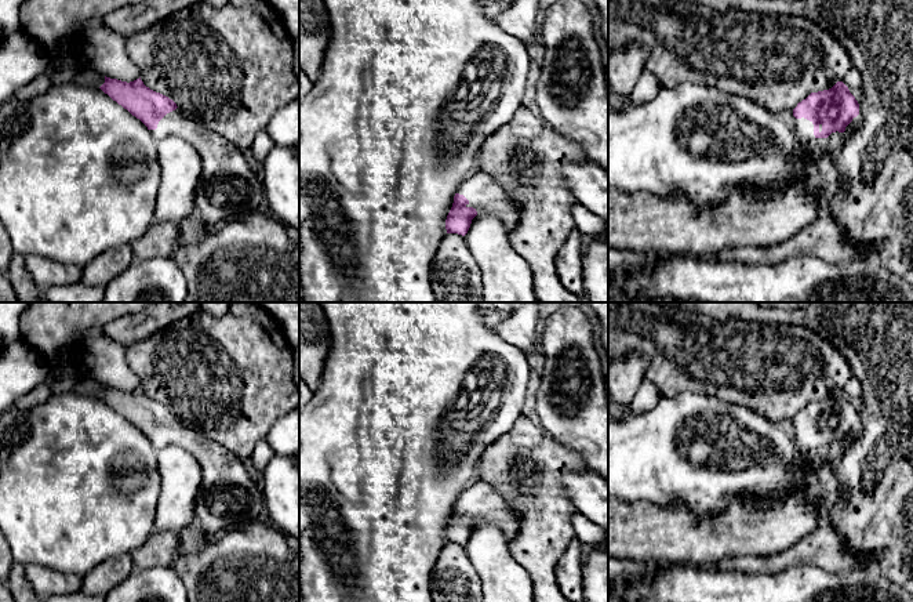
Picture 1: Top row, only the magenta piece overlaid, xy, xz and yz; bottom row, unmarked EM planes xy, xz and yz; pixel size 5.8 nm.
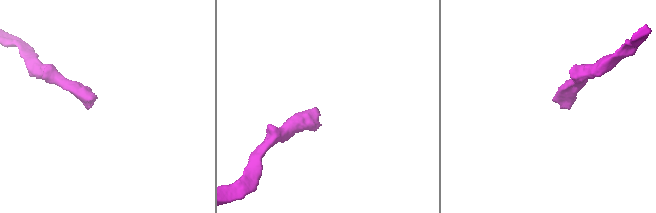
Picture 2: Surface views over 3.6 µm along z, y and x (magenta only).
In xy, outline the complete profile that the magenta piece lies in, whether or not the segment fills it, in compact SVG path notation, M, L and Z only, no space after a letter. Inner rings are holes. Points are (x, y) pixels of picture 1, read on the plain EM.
M105 385L99 398L139 428L157 452L178 445L197 458L203 480L194 522L207 536L217 537L265 518L262 487L248 463L182 424L172 409L146 396L141 387L127 392Z

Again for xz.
M474 479L456 498L445 529L447 543L465 545L477 523L498 526L509 540L519 533L519 518L508 501L488 483Z

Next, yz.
M843 391L811 402L793 418L793 436L801 450L825 452L832 442L844 442L859 424L859 413Z

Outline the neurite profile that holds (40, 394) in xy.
M47 381L41 382L40 385L30 389L28 394L22 395L15 403L14 409L17 409L21 413L25 413L41 403L44 403L50 396L52 395L52 391Z

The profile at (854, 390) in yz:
M852 377L843 392L848 396L850 402L855 406L855 409L859 411L862 406L862 387L861 382Z

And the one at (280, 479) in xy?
M274 454L258 478L265 519L299 540L299 457Z

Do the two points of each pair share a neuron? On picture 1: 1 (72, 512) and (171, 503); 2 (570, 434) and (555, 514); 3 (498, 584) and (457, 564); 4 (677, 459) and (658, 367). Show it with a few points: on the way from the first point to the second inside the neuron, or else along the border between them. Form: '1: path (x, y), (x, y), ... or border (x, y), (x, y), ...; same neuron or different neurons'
1: border (157, 471), (160, 492), (155, 526), (152, 529); different neurons
2: border (541, 427), (553, 438), (575, 450), (586, 465); different neurons
3: border (464, 546), (482, 587); different neurons
4: border (695, 392), (681, 391), (673, 396), (661, 396); different neurons

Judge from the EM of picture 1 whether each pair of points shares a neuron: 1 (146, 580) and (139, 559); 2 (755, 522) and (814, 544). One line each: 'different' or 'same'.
1: different
2: different

